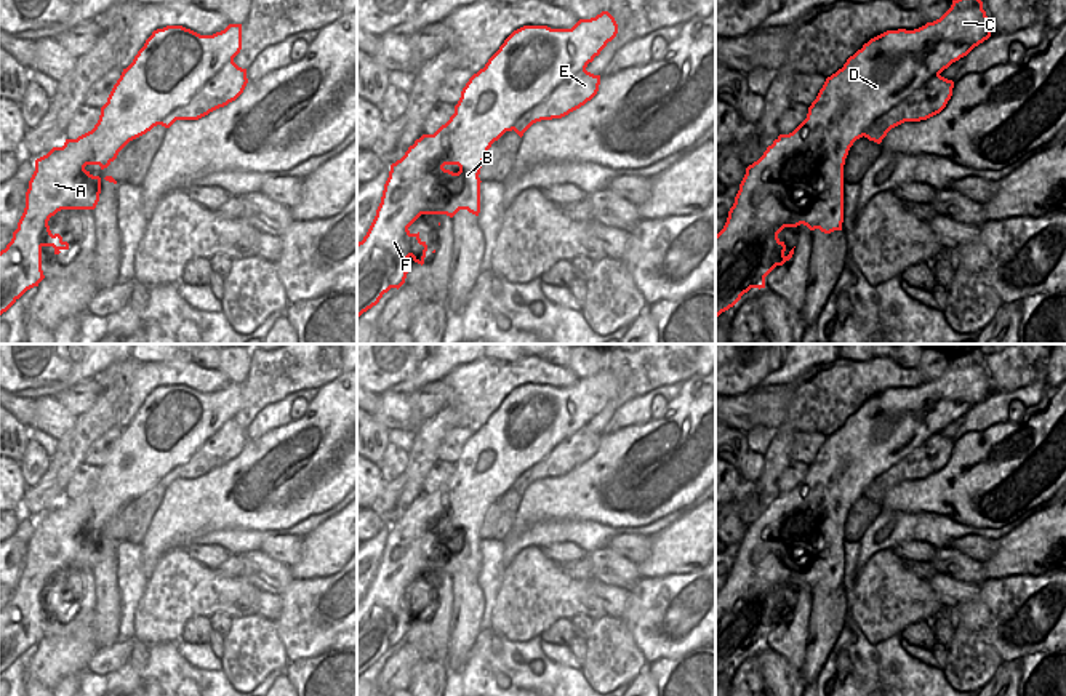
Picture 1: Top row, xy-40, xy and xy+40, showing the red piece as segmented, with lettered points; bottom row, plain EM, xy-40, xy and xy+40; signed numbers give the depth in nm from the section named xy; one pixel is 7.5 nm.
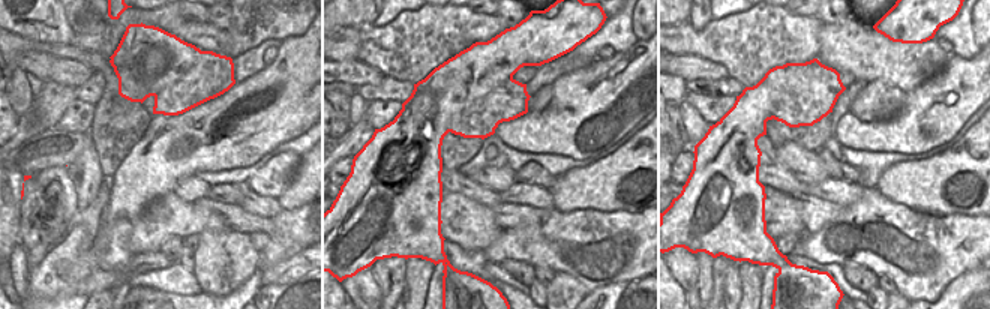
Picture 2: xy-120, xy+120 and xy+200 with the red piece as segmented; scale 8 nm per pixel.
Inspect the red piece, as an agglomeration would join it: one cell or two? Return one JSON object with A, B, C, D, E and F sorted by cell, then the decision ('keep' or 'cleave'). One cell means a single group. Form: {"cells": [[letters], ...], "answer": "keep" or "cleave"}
{"cells": [["A", "B", "C", "D", "F"], ["E"]], "answer": "cleave"}

